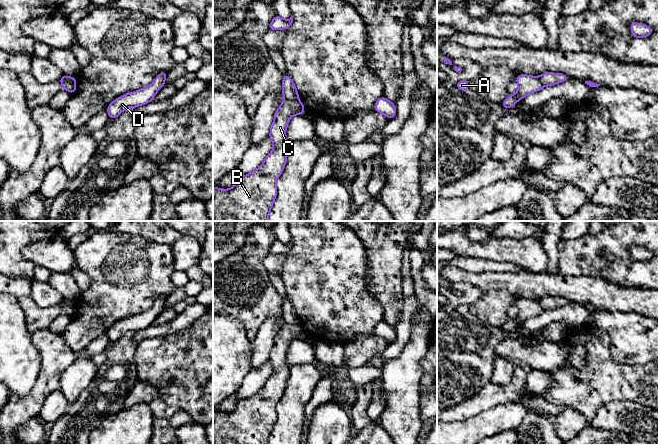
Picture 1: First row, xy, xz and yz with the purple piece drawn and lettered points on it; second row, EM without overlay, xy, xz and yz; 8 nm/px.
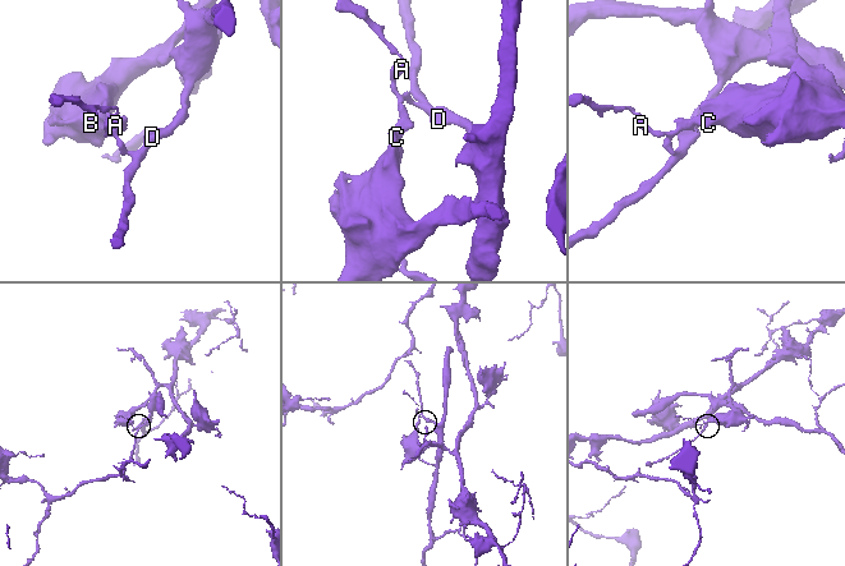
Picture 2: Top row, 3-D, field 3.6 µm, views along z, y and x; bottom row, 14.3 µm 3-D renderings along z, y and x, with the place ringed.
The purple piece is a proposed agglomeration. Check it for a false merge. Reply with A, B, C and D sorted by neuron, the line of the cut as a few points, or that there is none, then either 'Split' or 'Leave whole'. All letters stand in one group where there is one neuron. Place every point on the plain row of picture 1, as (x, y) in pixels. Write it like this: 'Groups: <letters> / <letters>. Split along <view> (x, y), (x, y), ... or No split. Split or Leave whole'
Groups: A D / B C. Split along xz (284, 323), (298, 324). Split

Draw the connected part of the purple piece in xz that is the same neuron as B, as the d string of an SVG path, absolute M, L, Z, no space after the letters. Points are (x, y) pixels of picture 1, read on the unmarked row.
M283 324L277 332L269 362L273 374L254 395L239 401L230 413L213 411L213 445L269 445L269 437L277 420L276 405L282 398L289 375L286 352L294 339L302 339L305 331L300 324Z

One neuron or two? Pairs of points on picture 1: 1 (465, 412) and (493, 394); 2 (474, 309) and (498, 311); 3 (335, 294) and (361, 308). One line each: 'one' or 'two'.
1: one
2: one
3: one

